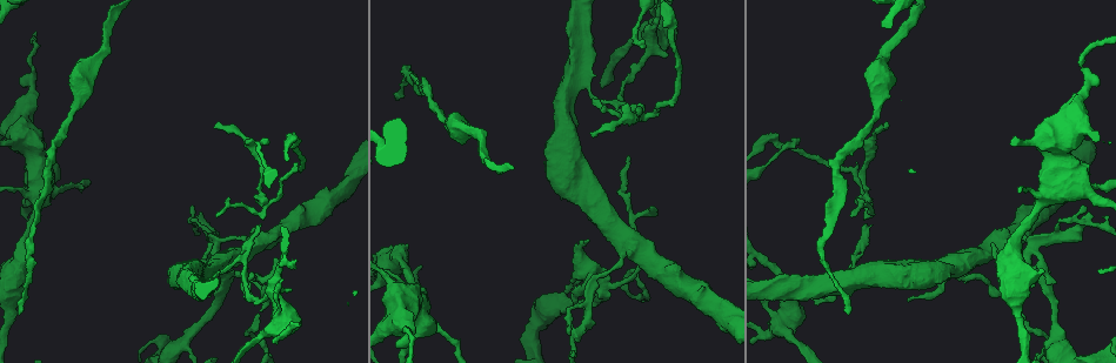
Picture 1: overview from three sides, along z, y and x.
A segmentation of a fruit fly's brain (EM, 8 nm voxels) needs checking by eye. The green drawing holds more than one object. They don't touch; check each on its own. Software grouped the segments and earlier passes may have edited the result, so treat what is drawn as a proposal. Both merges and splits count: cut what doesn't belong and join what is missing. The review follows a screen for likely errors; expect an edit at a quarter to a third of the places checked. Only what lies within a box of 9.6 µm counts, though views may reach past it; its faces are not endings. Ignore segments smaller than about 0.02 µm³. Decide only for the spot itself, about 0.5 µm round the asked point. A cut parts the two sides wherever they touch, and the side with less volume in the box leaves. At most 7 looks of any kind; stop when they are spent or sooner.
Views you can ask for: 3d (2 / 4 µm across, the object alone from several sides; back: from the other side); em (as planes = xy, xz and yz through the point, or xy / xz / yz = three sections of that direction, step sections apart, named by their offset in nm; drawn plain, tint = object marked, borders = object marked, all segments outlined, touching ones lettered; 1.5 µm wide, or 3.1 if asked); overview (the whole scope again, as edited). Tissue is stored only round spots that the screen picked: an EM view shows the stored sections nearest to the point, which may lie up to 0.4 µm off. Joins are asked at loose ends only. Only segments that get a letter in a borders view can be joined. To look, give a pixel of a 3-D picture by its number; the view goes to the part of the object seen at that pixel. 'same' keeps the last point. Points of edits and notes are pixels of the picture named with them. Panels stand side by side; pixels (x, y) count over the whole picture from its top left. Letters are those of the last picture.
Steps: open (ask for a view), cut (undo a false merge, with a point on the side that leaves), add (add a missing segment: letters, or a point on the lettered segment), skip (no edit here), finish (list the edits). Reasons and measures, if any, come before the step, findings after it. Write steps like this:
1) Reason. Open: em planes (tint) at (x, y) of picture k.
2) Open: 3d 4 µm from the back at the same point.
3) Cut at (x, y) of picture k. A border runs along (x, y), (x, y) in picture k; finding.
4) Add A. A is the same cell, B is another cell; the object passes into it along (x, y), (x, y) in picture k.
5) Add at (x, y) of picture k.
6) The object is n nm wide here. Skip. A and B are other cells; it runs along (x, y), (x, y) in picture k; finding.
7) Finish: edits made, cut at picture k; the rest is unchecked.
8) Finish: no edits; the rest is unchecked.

Thin arm on a thick one. Open: em xy step 8 (borders) at (35, 197) of picture 1.

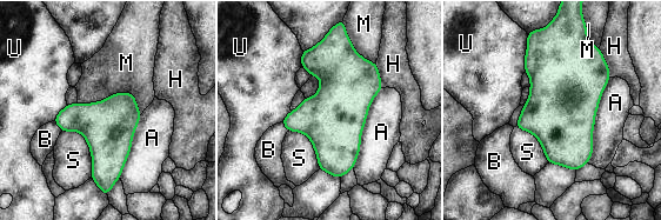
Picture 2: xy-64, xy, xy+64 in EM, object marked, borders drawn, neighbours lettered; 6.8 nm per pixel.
Open: em planes (borders) at the same point.

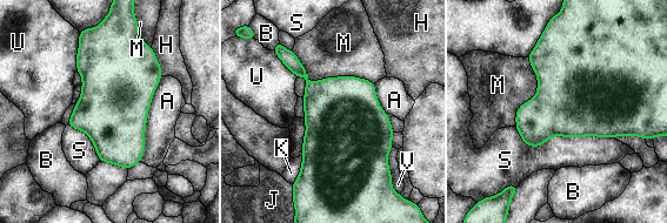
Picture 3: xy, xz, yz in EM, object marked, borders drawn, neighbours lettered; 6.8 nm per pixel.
The object is 380 nm wide here. Skip. A, B, H, J, K, M, S, U and V are other cells; a border runs along (514, 127), (534, 147), (613, 136) in picture 3; continuous, no second neuron.

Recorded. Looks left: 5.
Sharp bend. Open: em planes (tint) at (1082, 56) of picture 1.

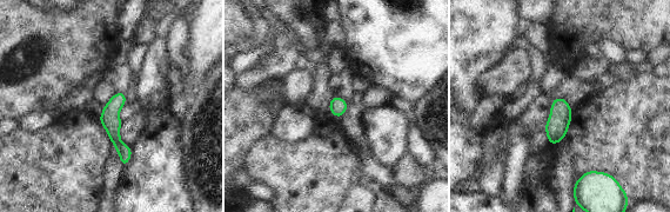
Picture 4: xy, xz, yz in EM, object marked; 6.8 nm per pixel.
Open: em planes (borders) at the same point.

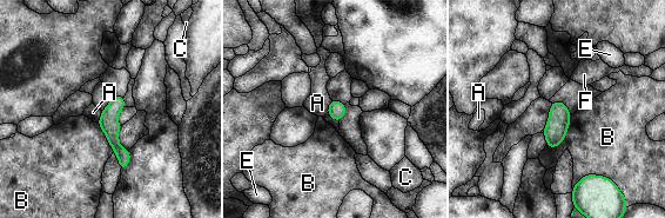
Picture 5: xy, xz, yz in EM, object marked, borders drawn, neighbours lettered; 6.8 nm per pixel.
The object is 120 nm wide here. Skip. A, B, C, E and F are other cells; it runs along (120, 98), (112, 137), (122, 165) in picture 5; continuous, no second neuron.

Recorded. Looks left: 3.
Sudden change in width. Open: 3d 2 µm at (258, 160) of picture 1.

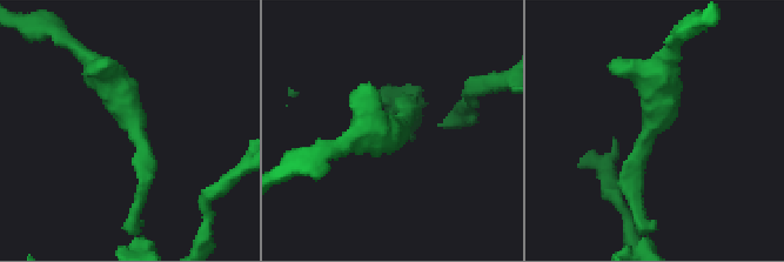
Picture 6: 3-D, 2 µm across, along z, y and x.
Now the EM. Open: em yz step 8 (borders) at (646, 135) of picture 6.

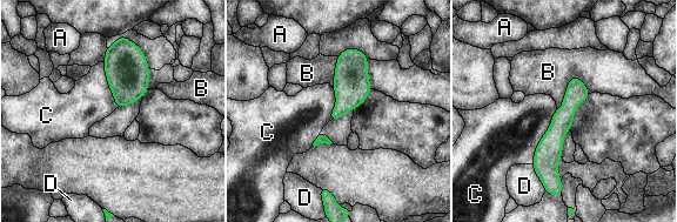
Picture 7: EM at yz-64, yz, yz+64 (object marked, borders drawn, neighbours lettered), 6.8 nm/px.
Open: em planes (borders) at the same point.

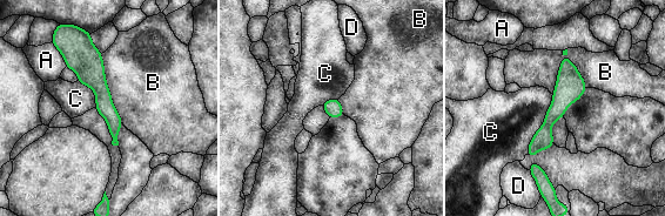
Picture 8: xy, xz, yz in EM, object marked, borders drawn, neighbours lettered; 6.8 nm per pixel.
Skip. A, B, C and D are other cells; it runs along (88, 40), (88, 66), (114, 135) in picture 8; continuous, no second neuron.

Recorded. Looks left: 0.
Finish: no edits; the rest is unchecked.

